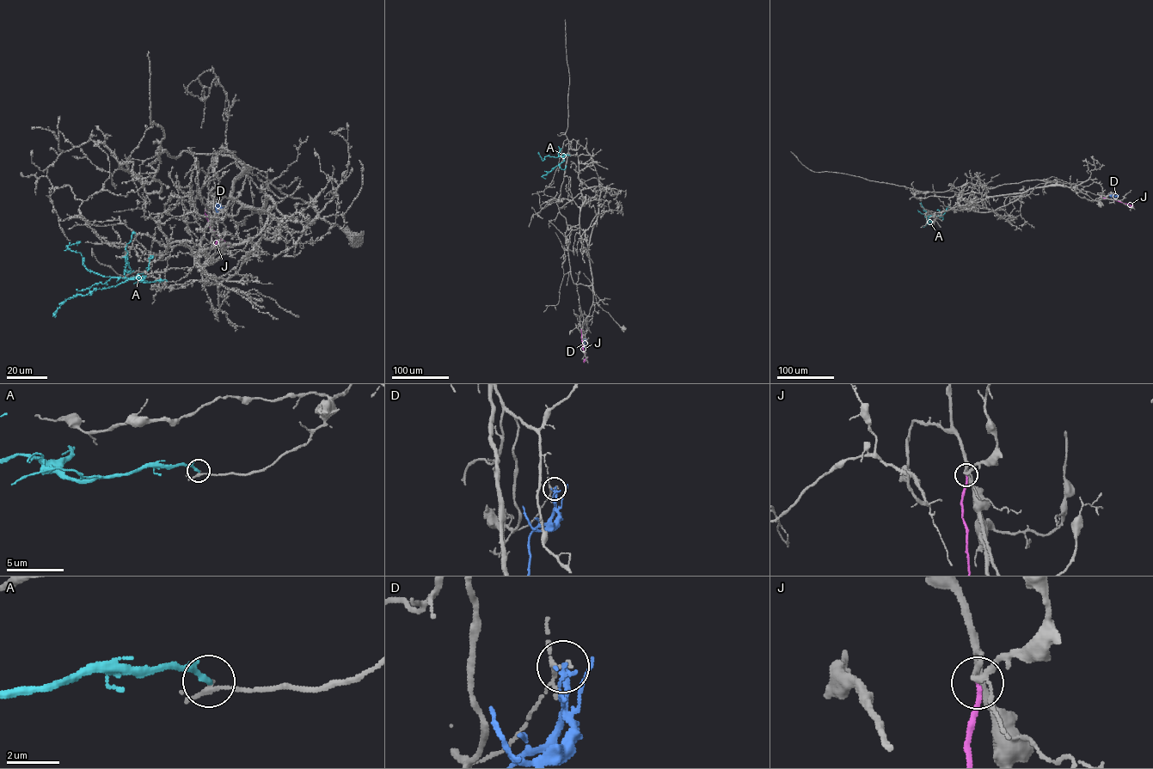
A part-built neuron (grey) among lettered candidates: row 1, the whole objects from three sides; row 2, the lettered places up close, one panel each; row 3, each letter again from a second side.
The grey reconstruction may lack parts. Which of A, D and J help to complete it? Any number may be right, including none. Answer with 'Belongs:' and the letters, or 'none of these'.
Belongs: none of these

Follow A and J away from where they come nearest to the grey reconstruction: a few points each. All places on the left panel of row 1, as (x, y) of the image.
A: (167, 281), (144, 283), (145, 277), (124, 278), (89, 271), (82, 254), (68, 247), (80, 241)
J: (205, 210), (211, 227), (221, 237), (215, 246)

